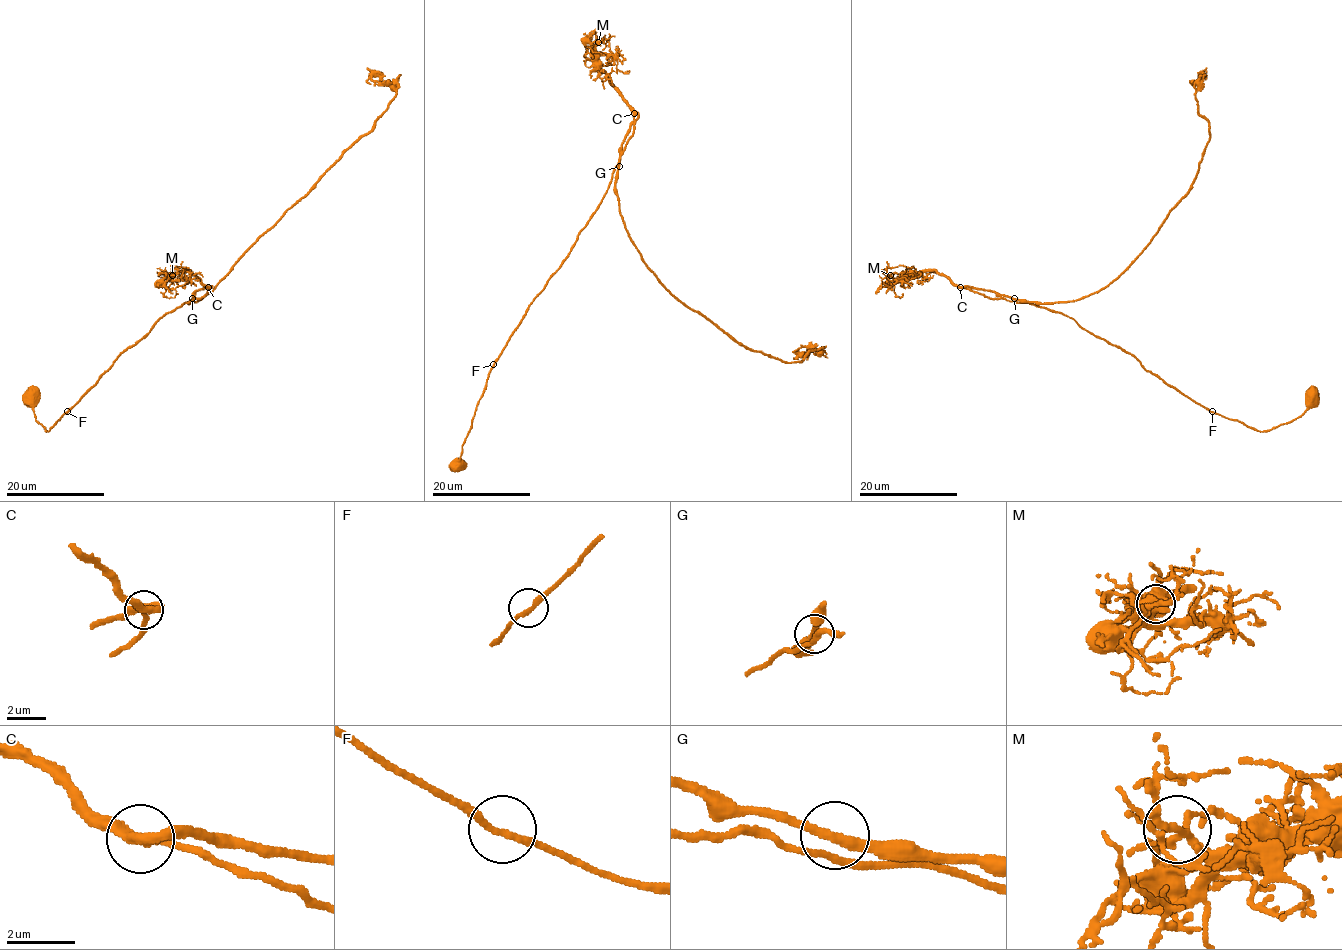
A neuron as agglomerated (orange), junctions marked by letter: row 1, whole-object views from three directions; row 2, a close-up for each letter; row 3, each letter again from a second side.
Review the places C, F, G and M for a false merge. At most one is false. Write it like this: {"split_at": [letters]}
{"split_at": ["F"]}

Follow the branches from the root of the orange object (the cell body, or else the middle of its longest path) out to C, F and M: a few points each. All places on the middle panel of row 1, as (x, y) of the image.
C: (455, 463), (493, 362), (602, 200), (626, 141), (632, 134), (634, 112)
F: (455, 463), (493, 365)
M: (455, 463), (493, 362), (587, 224), (632, 134), (632, 111), (602, 68), (596, 50), (598, 42)

